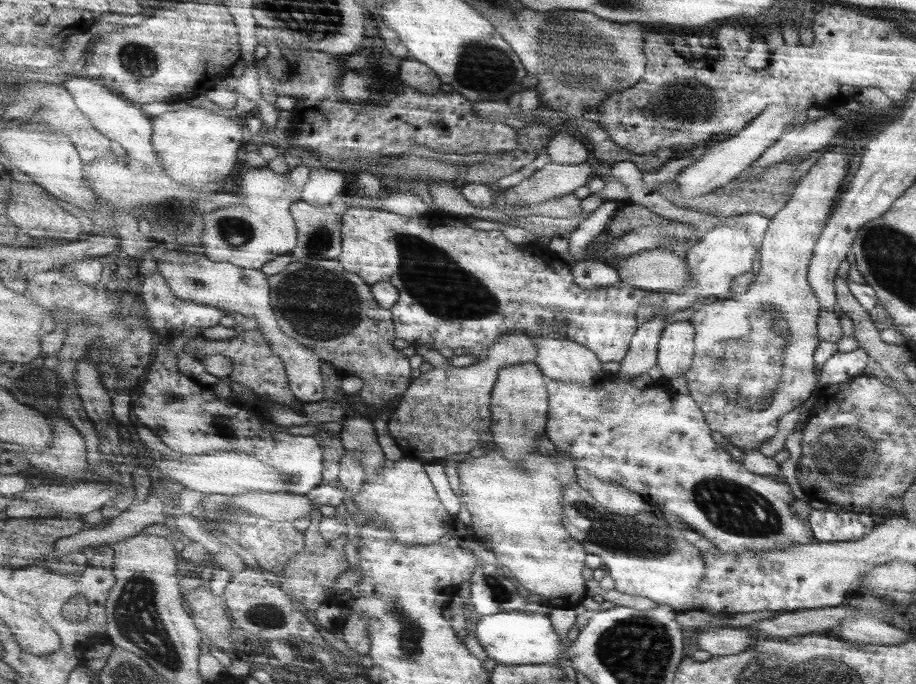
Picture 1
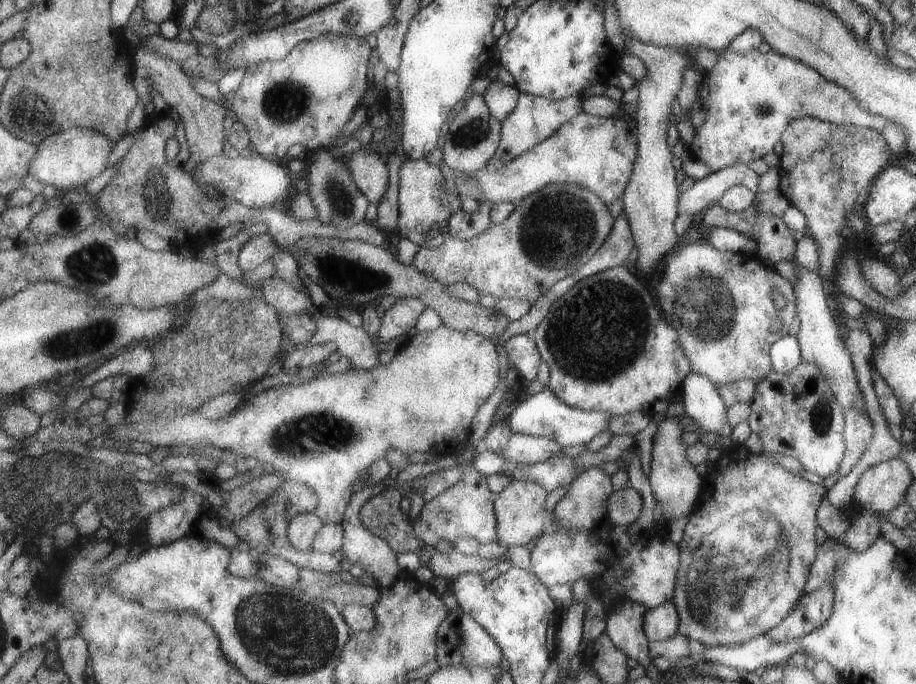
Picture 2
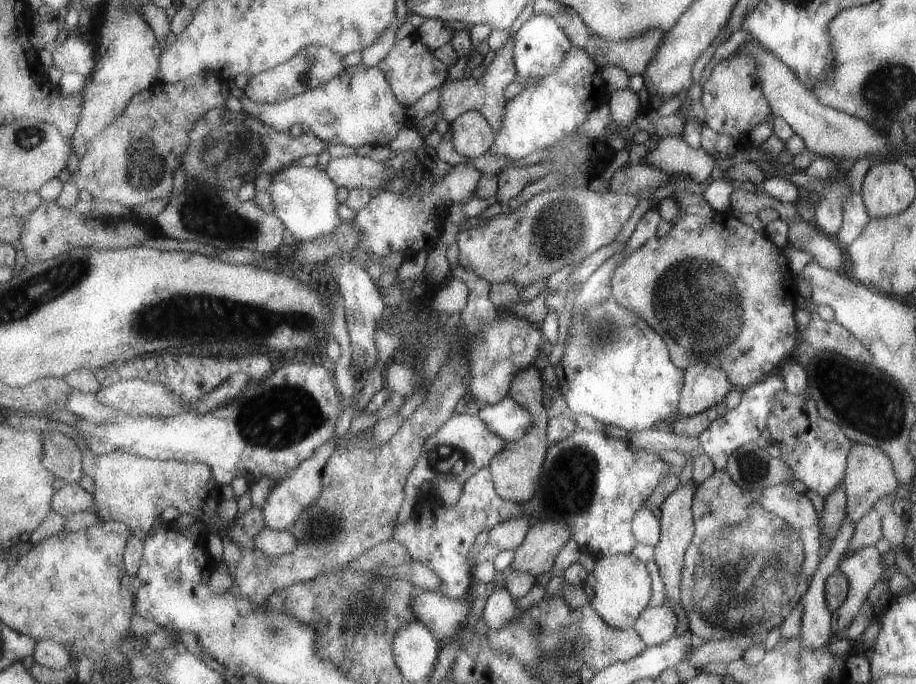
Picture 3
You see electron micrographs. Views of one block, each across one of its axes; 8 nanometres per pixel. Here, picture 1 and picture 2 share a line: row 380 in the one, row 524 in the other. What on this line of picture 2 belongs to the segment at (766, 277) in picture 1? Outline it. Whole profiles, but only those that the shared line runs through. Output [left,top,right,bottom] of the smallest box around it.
[673,444,827,646]

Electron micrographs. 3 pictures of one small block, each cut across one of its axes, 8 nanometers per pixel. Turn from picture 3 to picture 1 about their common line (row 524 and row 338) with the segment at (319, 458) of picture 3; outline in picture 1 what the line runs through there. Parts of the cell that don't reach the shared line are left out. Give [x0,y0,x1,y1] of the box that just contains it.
[157,244,327,404]

